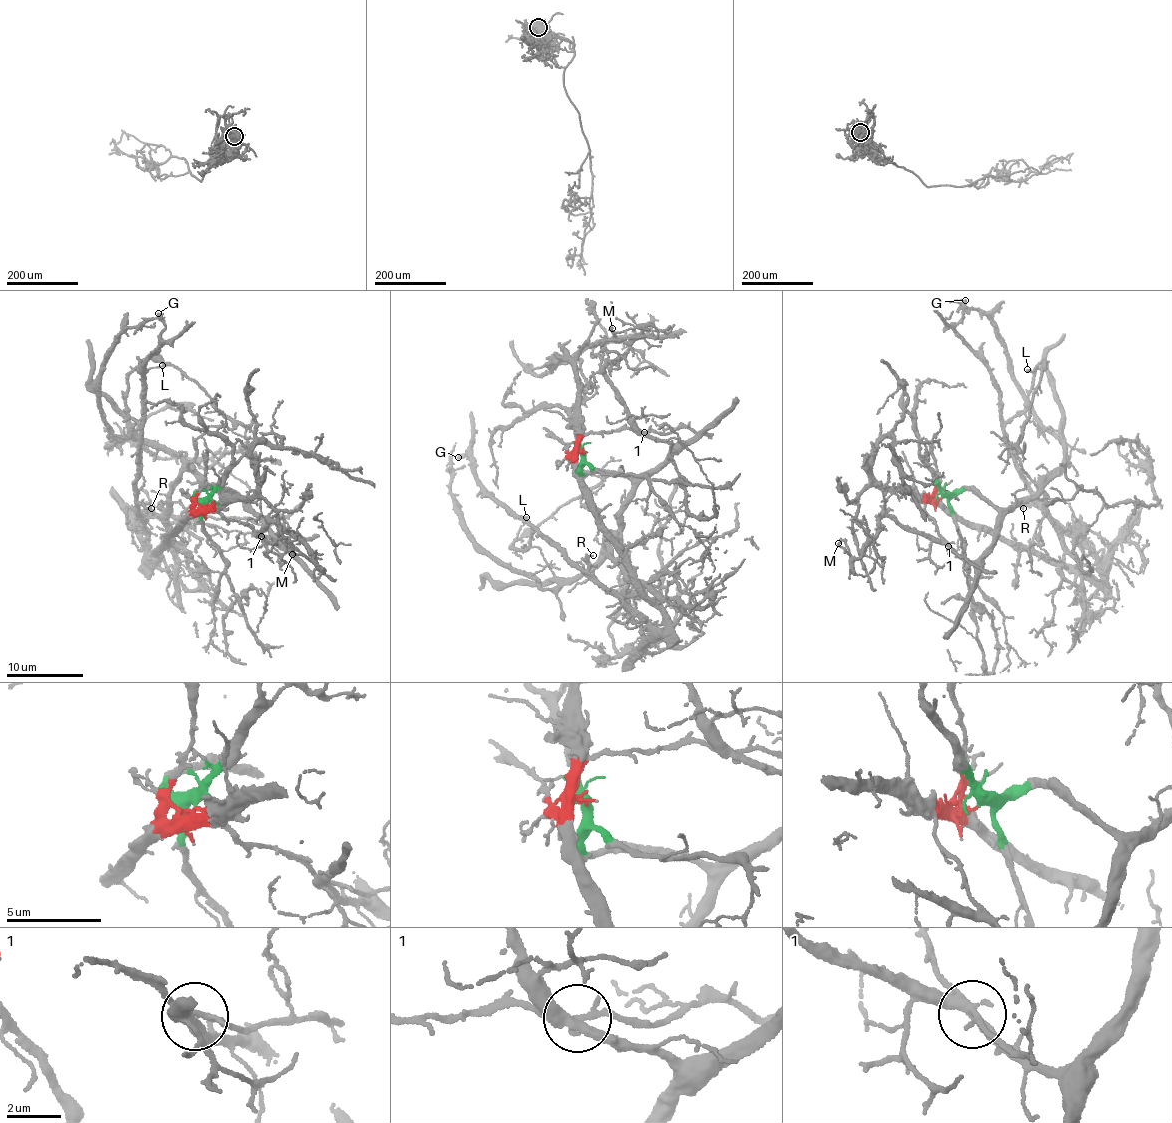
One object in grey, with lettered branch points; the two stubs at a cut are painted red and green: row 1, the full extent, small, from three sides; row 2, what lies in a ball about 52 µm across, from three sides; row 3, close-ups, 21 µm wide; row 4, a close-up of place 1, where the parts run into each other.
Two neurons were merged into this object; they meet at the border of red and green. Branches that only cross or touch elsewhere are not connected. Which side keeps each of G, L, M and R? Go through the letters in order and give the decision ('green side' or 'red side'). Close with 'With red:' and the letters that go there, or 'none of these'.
G: red side
L: red side
M: green side
R: red side
With red: G, L, R

